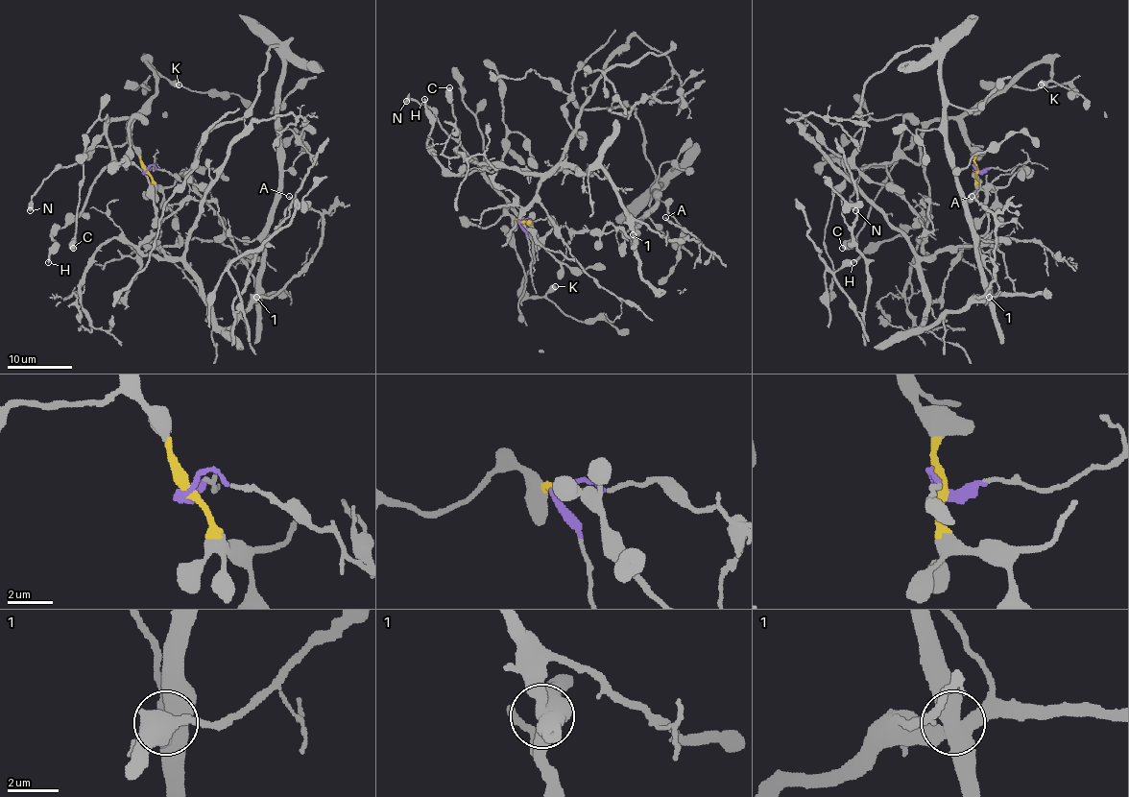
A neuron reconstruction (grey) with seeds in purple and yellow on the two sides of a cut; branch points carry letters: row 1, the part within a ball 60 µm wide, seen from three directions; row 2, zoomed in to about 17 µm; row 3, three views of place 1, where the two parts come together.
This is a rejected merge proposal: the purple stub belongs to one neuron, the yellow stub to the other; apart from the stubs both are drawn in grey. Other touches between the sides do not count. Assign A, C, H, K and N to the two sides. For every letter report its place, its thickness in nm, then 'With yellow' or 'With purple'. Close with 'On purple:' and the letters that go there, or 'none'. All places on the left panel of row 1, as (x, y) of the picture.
A: Place: (289, 196). Thickness 170 nm. With purple
C: Place: (73, 248). Thickness 650 nm. With yellow
H: Place: (48, 262). Thickness 300 nm. With yellow
K: Place: (179, 84). Thickness 600 nm. With yellow
N: Place: (30, 210). Thickness 440 nm. With yellow
On purple: A

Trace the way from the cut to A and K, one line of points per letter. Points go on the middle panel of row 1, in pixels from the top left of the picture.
A: (521, 221), (594, 234), (613, 224), (631, 244), (642, 221), (670, 240), (699, 240), (664, 218)
K: (521, 221), (507, 209), (510, 208), (531, 239), (531, 268), (523, 292), (528, 297), (542, 297), (555, 285)

